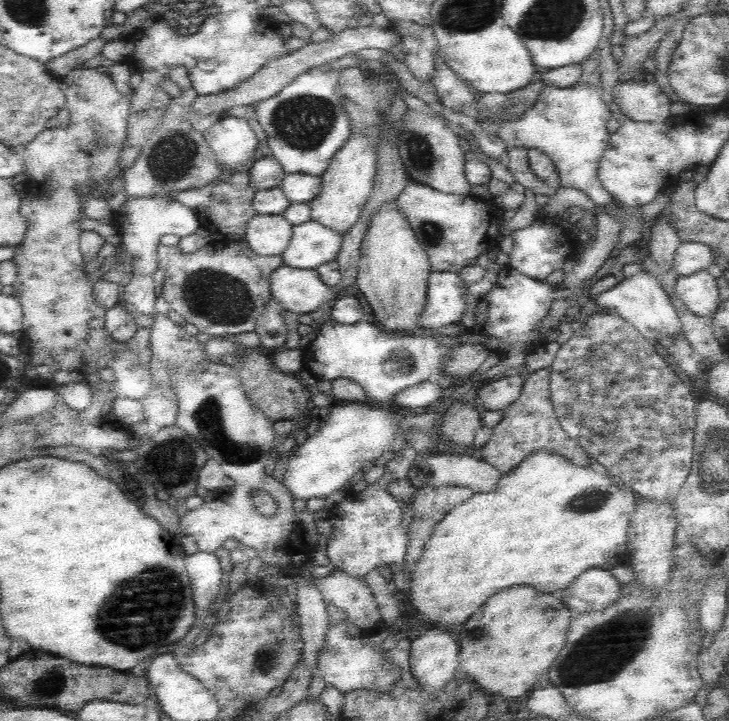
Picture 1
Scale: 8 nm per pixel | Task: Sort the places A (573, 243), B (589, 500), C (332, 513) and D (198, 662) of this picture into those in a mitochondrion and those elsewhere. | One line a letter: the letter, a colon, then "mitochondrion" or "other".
A: other
B: mitochondrion
C: other
D: other

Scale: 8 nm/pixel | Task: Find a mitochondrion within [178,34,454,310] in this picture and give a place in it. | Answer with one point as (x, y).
(305, 122)

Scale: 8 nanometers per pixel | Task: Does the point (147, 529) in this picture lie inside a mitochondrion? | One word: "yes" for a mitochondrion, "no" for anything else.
no

